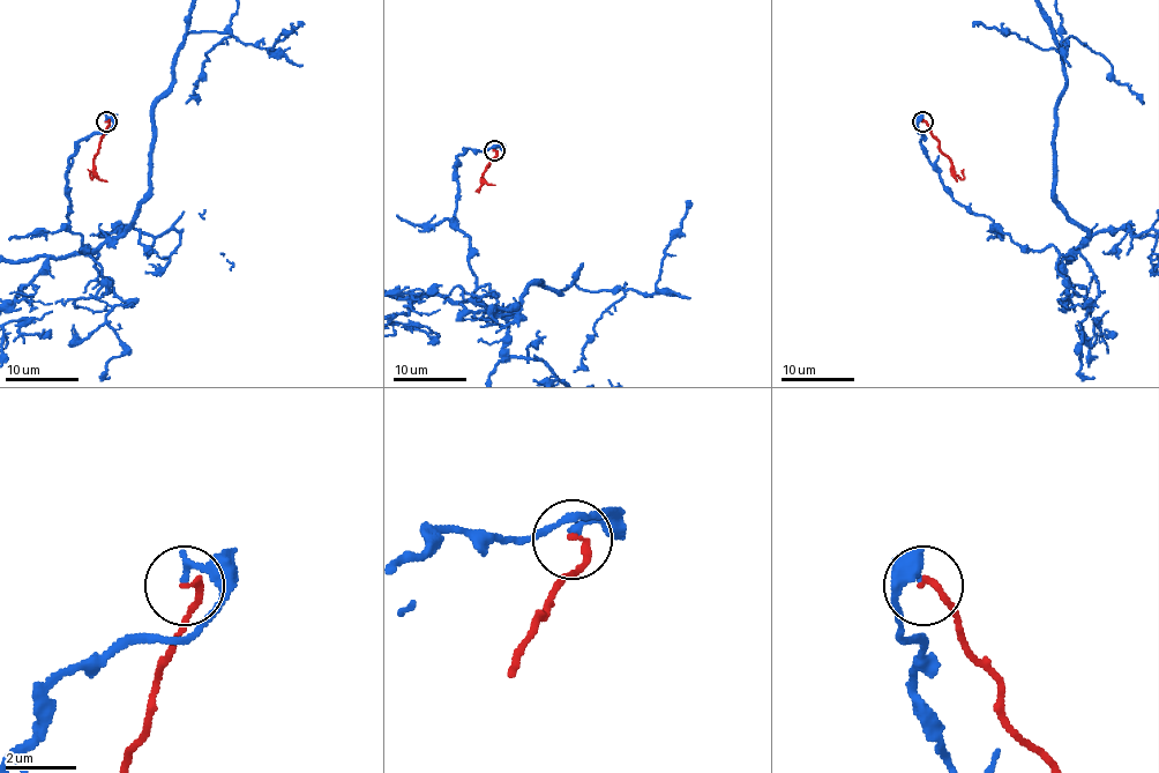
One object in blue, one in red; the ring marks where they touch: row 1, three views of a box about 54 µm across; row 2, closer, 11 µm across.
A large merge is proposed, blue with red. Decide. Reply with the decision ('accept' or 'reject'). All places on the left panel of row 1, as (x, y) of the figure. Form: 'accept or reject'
reject

